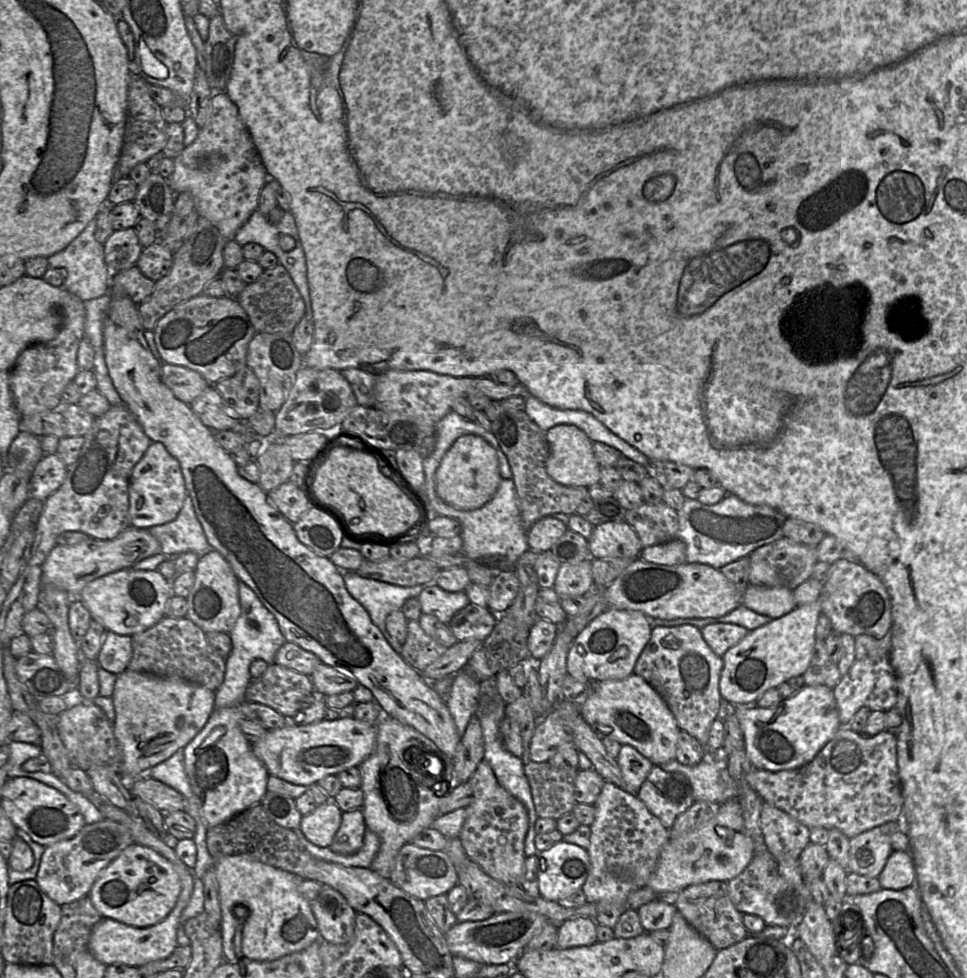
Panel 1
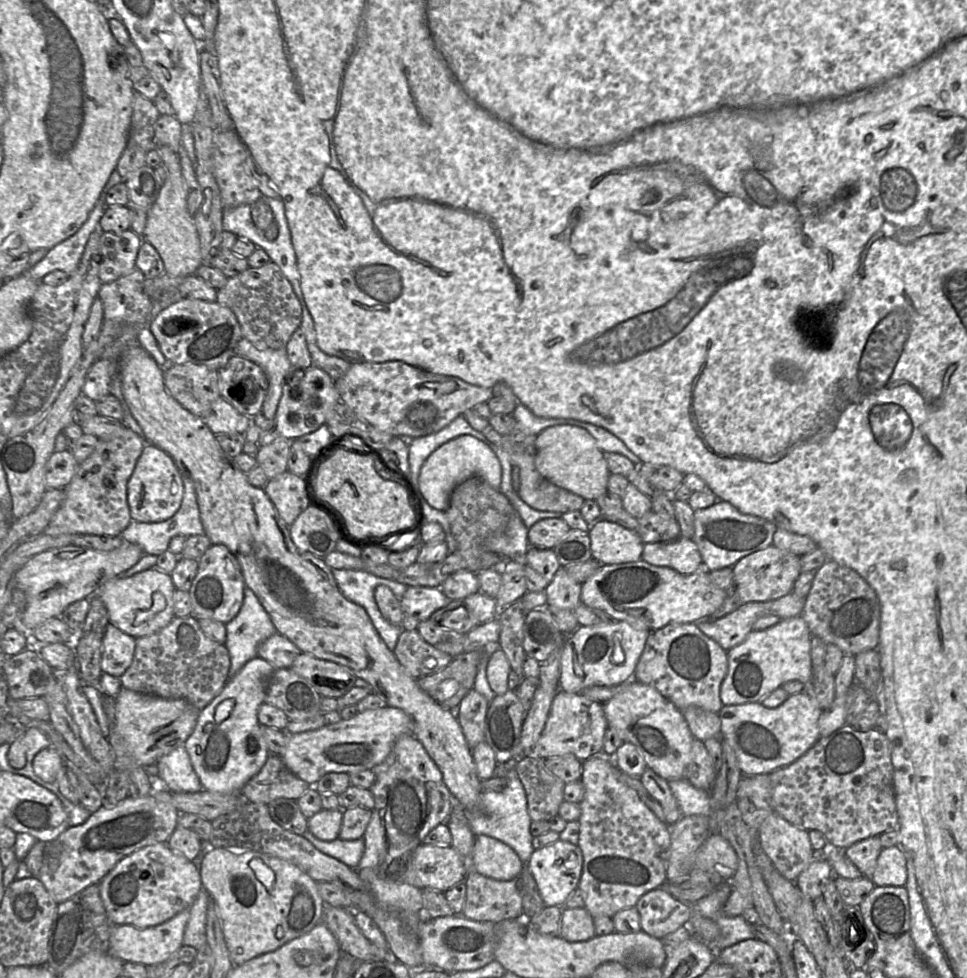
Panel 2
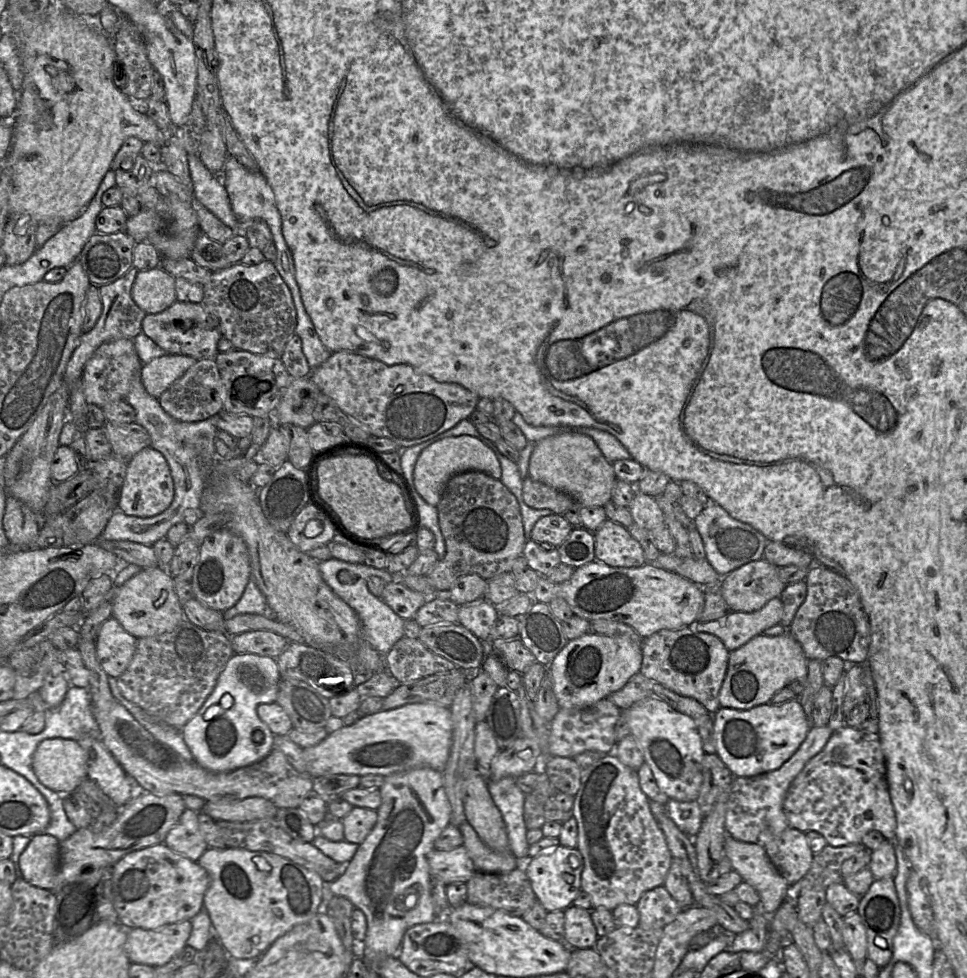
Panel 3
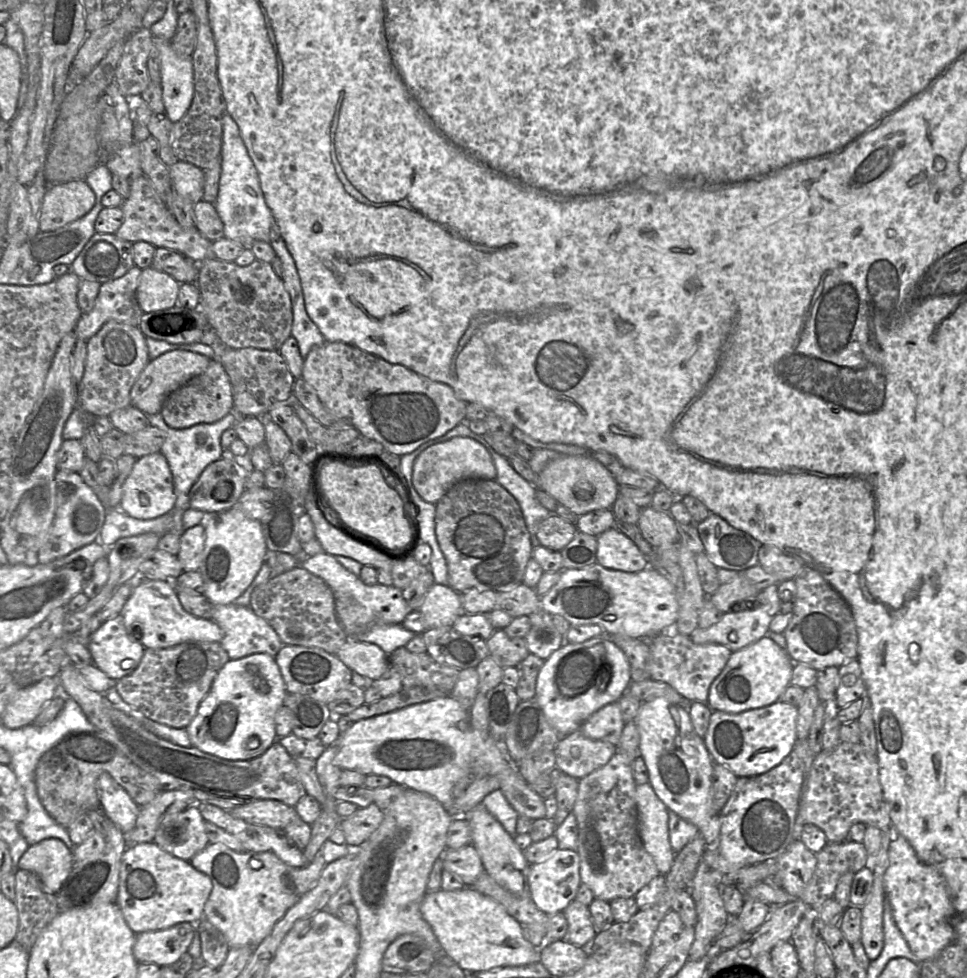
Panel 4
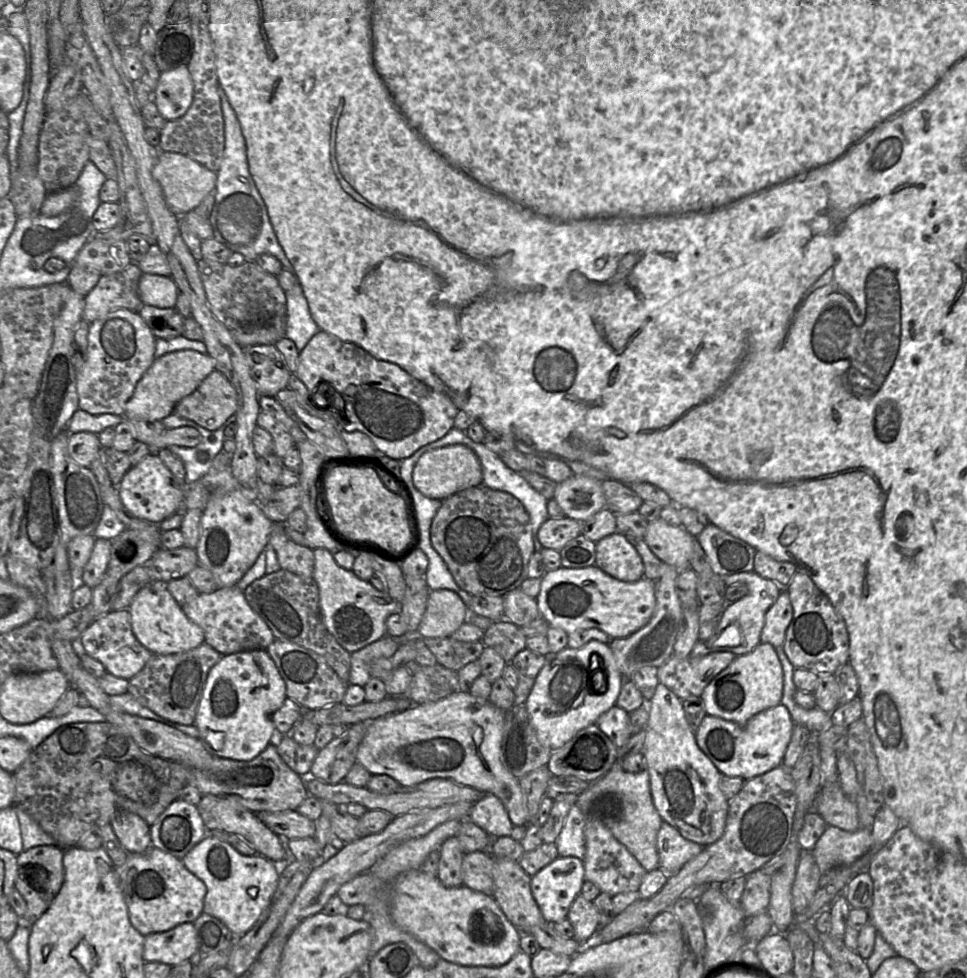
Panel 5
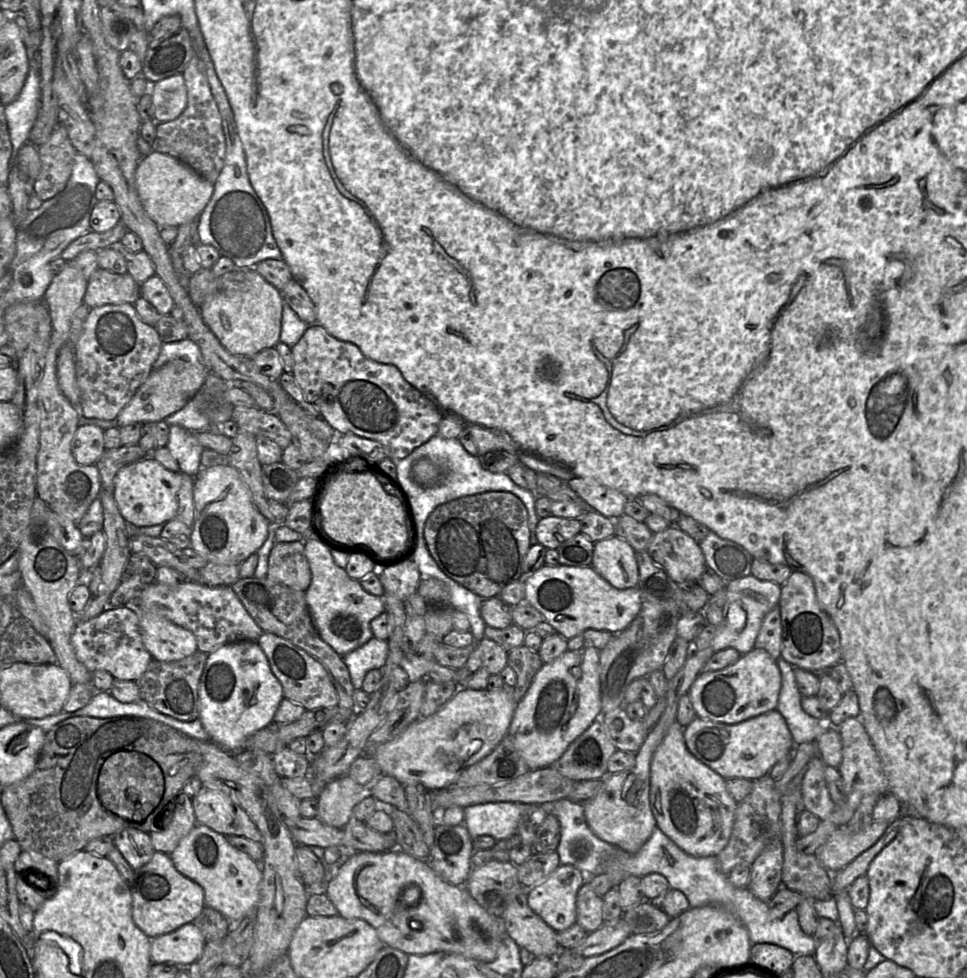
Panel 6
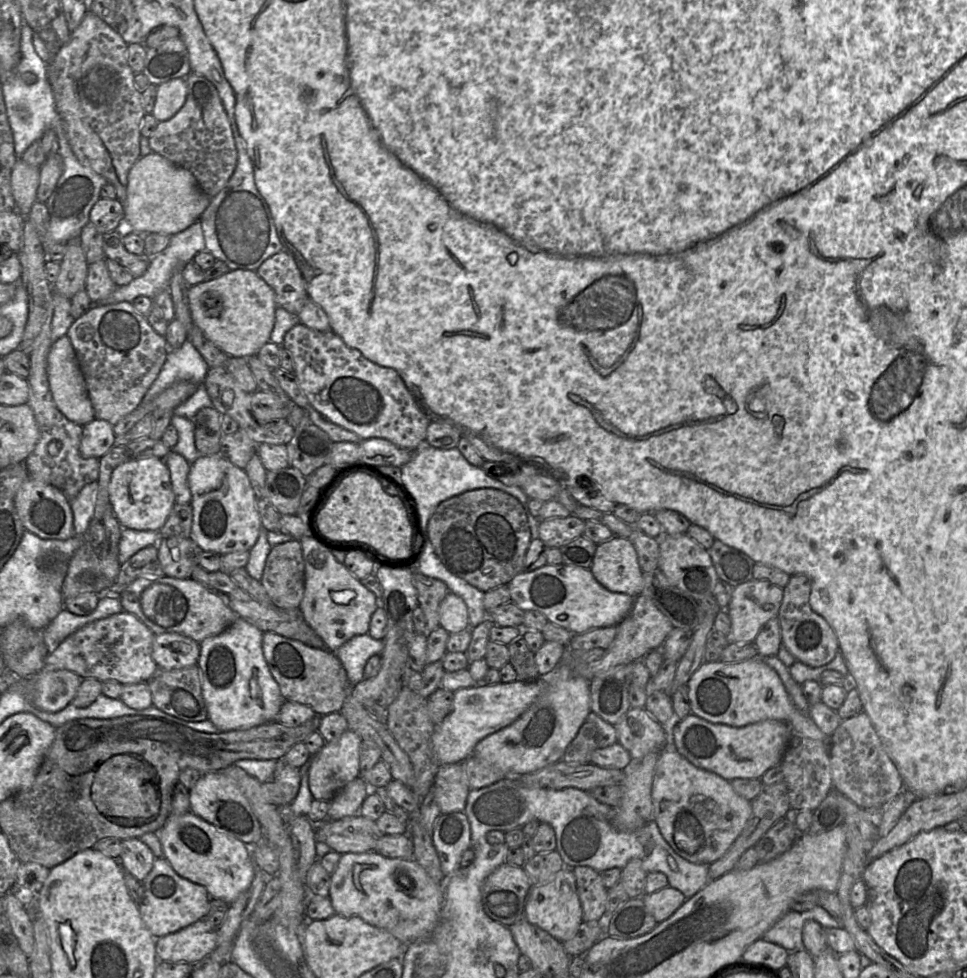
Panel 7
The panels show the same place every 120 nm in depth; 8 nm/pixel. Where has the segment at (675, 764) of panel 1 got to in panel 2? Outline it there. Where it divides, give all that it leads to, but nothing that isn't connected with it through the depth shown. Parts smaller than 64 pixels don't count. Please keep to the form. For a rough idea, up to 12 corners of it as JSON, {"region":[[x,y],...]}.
{"region":[[668,782],[682,816],[710,816],[710,791]]}

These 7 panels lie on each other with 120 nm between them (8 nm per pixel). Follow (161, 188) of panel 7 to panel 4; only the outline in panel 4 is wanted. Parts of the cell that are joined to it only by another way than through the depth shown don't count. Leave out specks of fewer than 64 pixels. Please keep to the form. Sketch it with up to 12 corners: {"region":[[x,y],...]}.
{"region":[[178,161],[169,167],[172,189],[202,200],[204,170]]}

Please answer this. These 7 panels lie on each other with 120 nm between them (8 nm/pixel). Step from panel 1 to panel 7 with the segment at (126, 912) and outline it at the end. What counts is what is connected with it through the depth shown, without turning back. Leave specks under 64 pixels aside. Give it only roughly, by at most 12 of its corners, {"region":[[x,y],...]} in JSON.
{"region":[[162,856],[139,888],[139,913],[155,938],[206,917],[205,887]]}

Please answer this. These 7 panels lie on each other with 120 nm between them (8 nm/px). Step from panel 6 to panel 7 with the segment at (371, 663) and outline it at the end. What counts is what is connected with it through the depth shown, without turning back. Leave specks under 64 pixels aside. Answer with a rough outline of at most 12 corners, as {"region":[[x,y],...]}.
{"region":[[367,633],[352,637],[332,652],[350,684],[364,680],[364,667],[380,655],[382,640]]}

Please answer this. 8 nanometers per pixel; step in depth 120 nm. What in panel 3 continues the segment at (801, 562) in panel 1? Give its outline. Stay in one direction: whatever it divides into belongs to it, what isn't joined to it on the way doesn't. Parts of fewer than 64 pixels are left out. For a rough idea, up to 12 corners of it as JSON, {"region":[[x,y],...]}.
{"region":[[765,559],[720,578],[732,611],[753,612],[786,584]]}

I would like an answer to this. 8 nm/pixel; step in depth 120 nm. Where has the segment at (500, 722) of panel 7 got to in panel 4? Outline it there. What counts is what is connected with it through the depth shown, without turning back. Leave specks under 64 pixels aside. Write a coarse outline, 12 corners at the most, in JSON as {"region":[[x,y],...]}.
{"region":[[451,695],[354,722],[334,764],[428,793],[493,775],[545,818],[504,740]]}

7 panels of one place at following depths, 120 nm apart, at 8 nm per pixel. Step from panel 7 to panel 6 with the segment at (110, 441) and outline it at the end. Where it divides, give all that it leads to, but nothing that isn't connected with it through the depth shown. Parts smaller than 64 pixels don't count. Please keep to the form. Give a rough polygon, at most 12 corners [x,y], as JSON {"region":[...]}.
{"region":[[80,425],[72,453],[95,465],[106,451],[105,431]]}

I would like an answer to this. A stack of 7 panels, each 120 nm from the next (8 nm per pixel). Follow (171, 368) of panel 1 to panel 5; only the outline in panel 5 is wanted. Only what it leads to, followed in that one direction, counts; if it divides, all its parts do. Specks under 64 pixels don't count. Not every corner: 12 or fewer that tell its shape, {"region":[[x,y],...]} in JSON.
{"region":[[212,371],[173,413],[215,431],[237,411],[234,386]]}

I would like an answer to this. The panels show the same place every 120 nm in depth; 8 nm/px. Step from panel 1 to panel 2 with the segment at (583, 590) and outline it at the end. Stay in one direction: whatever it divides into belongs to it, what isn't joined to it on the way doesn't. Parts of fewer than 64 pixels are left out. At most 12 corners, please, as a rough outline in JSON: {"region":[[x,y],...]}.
{"region":[[560,567],[545,589],[546,607],[574,610],[582,584]]}

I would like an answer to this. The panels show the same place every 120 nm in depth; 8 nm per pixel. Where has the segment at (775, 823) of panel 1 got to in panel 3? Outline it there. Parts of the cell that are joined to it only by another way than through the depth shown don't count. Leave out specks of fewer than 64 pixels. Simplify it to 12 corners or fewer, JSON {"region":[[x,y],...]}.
{"region":[[791,826],[764,849],[790,886],[814,856],[806,833]]}

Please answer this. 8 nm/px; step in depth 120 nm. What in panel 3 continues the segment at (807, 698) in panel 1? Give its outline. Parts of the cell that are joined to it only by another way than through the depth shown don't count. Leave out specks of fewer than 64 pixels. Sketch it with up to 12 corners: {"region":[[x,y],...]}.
{"region":[[799,702],[712,714],[737,777],[780,768],[805,740]]}

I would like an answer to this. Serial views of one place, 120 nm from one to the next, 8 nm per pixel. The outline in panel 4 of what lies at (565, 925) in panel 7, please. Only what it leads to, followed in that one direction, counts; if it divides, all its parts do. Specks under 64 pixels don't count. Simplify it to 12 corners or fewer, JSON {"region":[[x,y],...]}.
{"region":[[557,848],[530,865],[530,897],[548,916],[575,899],[580,858]]}

